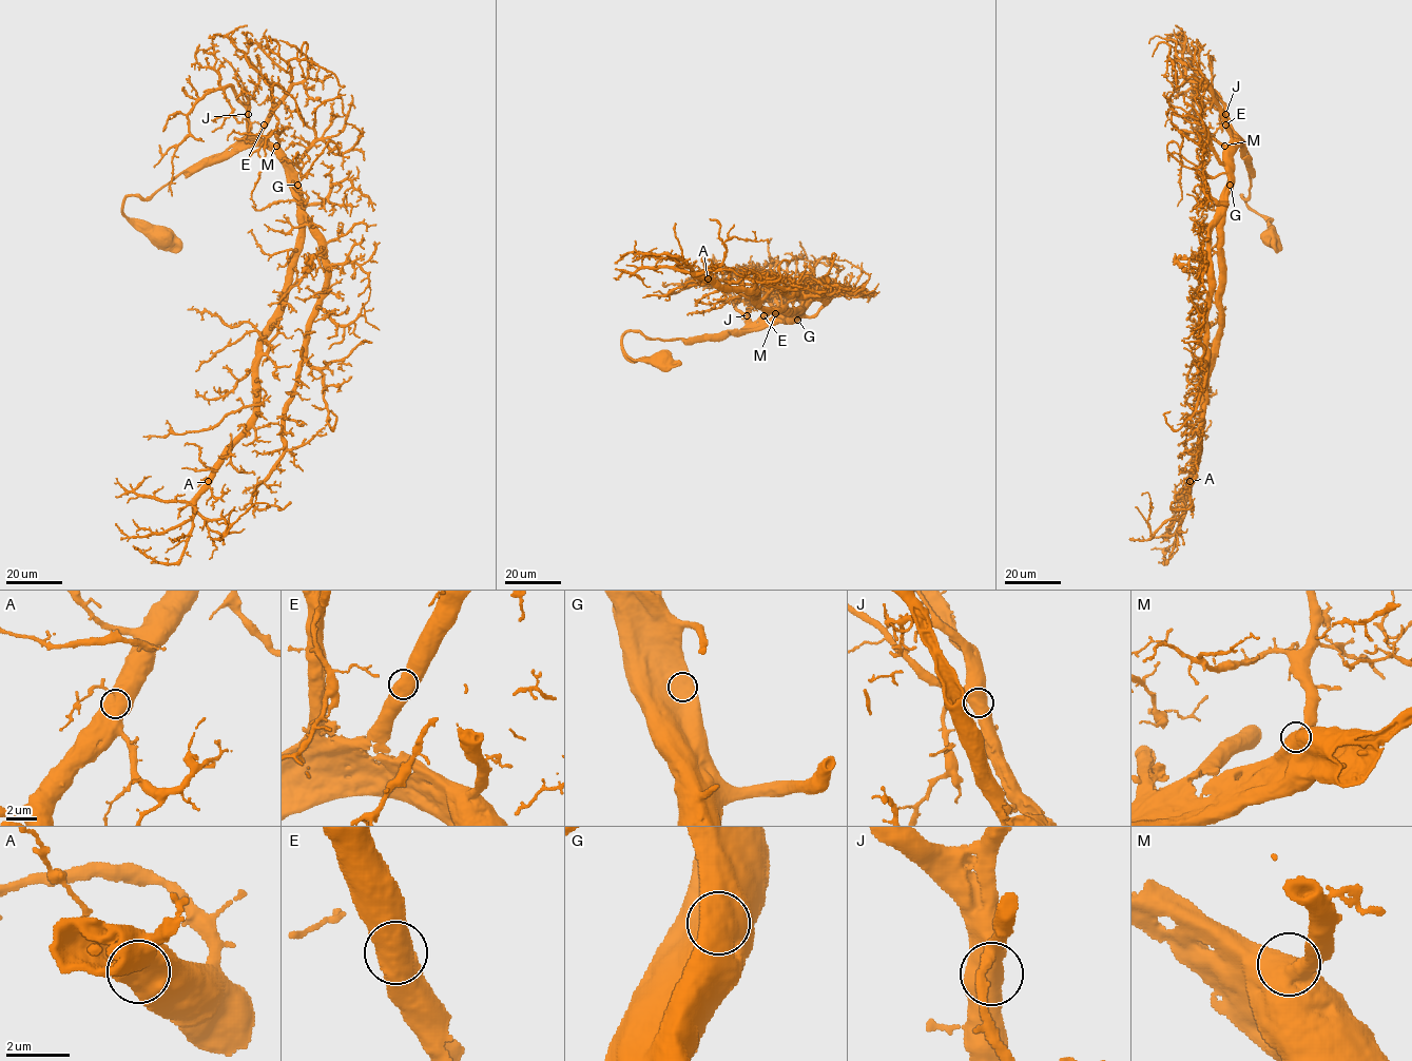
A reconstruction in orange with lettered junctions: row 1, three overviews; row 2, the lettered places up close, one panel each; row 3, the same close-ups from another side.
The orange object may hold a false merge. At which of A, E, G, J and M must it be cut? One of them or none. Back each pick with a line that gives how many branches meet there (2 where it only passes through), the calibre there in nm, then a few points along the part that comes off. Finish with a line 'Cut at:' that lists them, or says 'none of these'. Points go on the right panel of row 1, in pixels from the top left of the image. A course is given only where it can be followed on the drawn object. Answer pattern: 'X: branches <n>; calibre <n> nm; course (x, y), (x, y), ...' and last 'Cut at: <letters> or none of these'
Cut at: none of these

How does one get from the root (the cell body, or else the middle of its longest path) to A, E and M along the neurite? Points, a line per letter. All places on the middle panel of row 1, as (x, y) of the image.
A: (801, 311), (770, 309), (763, 306), (753, 292), (726, 289), (714, 278), (708, 278)
E: (801, 311), (797, 316), (776, 317), (769, 322), (759, 321), (763, 315)
M: (801, 311), (794, 317), (775, 313)

